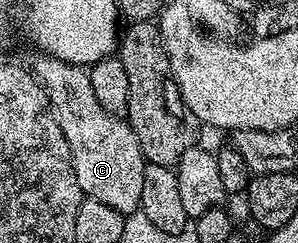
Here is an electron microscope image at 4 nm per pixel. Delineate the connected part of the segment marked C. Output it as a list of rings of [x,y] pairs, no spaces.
[[[41,53],[31,63],[33,76],[41,82],[49,98],[49,109],[57,120],[63,137],[71,149],[75,181],[82,196],[103,201],[121,215],[130,215],[138,210],[143,197],[143,169],[146,161],[139,149],[139,141],[128,122],[120,115],[107,113],[91,89],[89,72],[67,61]]]

